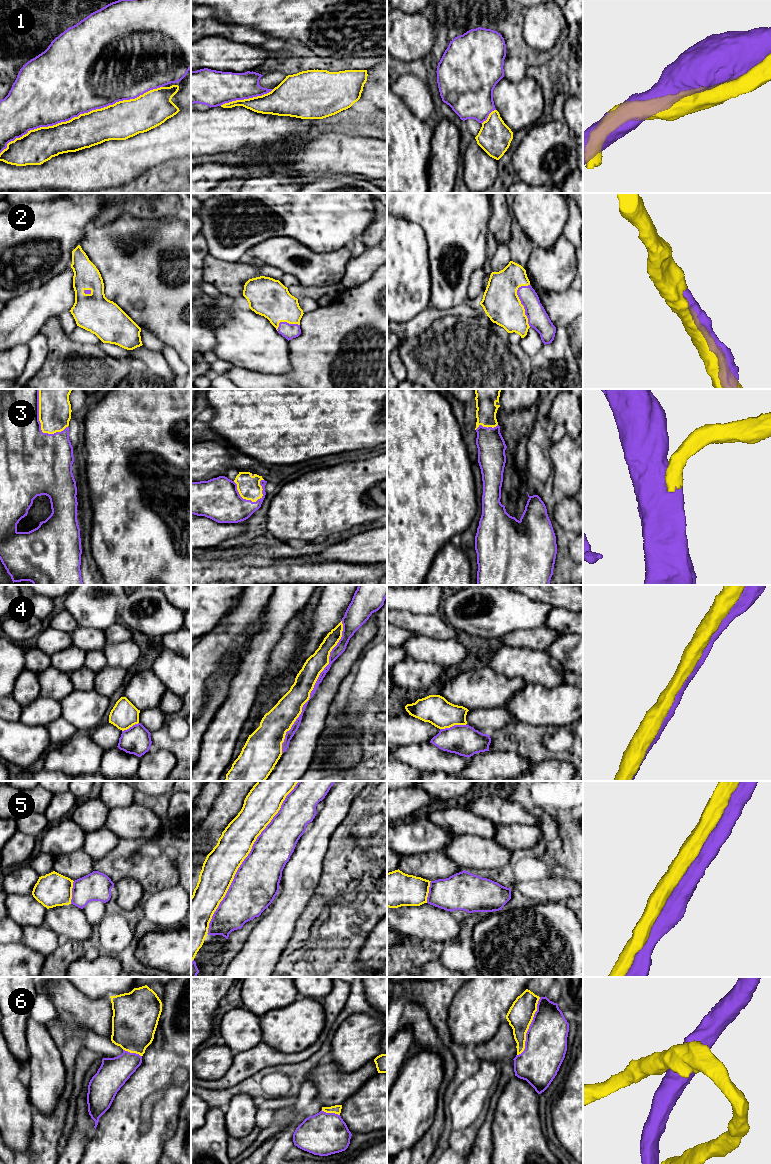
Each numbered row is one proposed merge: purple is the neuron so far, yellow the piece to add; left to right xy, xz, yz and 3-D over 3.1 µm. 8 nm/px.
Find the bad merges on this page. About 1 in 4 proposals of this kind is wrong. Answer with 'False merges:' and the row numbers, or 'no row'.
False merges: 1, 4, 5, 6

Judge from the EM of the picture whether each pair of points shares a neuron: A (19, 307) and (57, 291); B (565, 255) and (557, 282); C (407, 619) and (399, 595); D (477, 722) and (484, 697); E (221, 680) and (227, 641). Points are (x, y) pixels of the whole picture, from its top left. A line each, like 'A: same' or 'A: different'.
A: same
B: same
C: different
D: different
E: different

